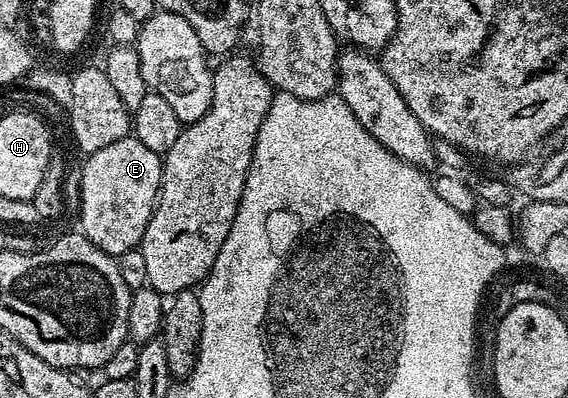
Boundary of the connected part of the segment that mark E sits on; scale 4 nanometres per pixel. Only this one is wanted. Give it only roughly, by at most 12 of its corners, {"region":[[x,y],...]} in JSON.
{"region":[[137,136],[88,154],[80,232],[110,255],[138,248],[162,154]]}

